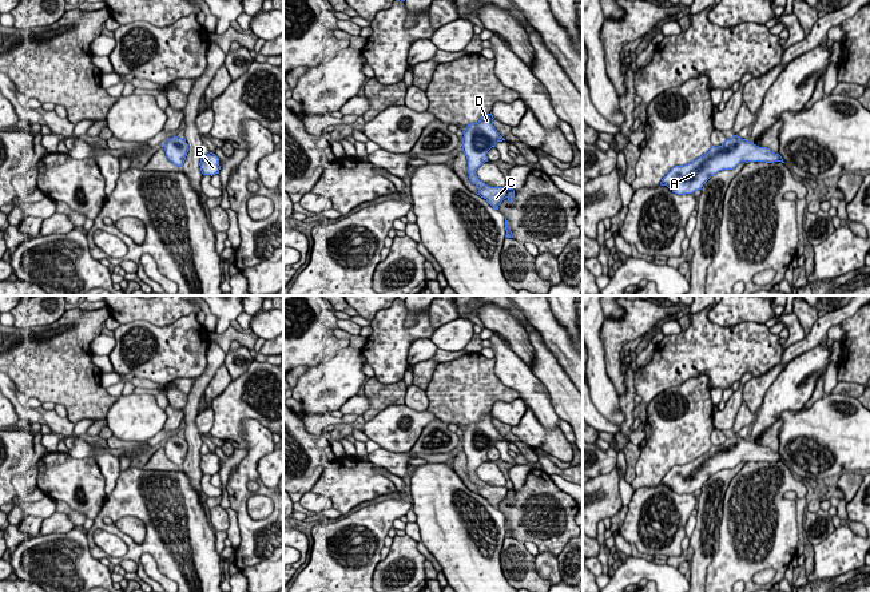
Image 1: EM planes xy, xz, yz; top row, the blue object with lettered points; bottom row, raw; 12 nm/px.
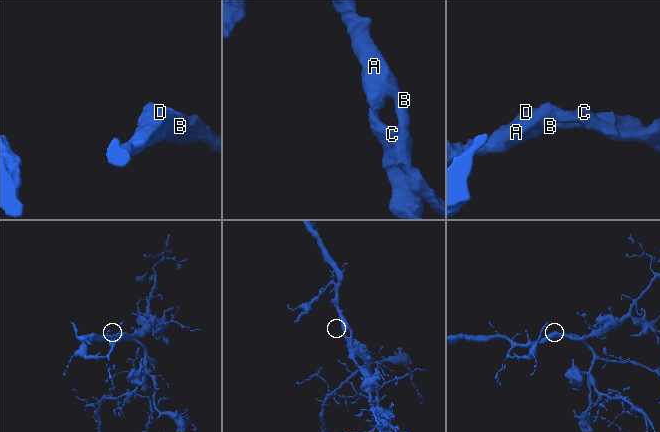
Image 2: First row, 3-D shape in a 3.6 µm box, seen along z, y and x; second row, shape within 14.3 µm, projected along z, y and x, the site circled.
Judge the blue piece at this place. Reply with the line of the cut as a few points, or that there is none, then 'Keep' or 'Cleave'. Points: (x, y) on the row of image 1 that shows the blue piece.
No split. Keep

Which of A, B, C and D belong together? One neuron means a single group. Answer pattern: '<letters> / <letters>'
A B C D

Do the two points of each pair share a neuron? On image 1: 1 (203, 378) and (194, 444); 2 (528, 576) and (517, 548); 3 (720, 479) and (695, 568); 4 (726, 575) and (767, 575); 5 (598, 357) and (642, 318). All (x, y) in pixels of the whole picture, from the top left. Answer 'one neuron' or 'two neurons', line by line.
1: one neuron
2: one neuron
3: one neuron
4: two neurons
5: two neurons

